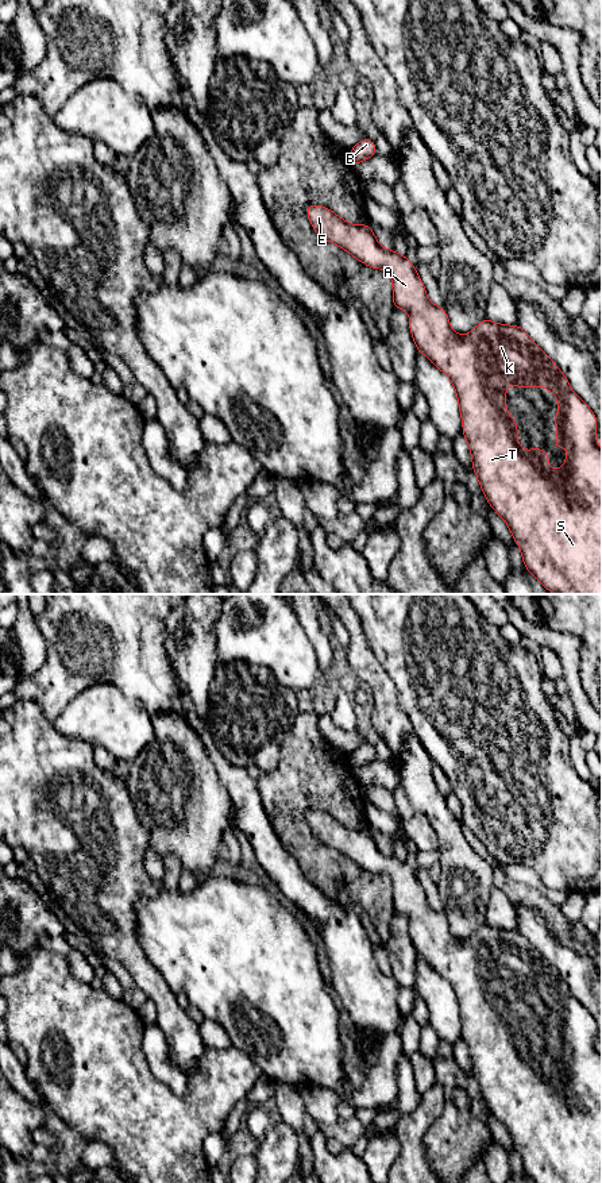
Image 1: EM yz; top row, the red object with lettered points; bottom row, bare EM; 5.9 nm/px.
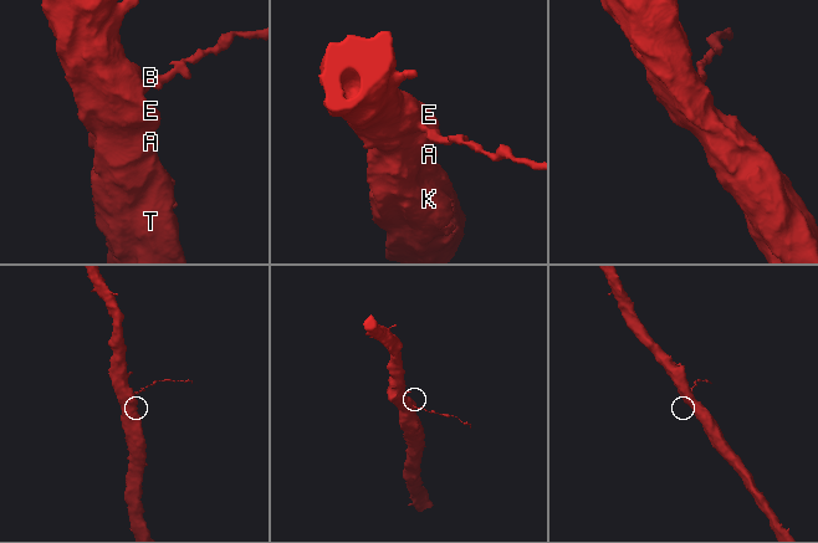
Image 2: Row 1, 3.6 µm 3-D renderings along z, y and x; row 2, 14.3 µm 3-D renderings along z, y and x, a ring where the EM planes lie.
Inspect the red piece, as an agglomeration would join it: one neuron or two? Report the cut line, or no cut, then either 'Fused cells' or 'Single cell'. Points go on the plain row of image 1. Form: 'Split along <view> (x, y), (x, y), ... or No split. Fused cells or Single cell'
Split along yz (350, 756), (357, 769). Fused cells

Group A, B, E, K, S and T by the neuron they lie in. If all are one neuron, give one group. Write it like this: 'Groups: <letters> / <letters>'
Groups: A E K S T / B

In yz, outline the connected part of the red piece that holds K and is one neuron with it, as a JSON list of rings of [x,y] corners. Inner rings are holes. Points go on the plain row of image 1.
[[[316,809],[306,812],[306,820],[320,843],[337,849],[373,874],[389,875],[393,887],[393,910],[408,916],[410,939],[417,956],[425,959],[454,989],[463,1026],[463,1040],[472,1060],[472,1075],[490,1111],[510,1133],[513,1144],[520,1151],[526,1175],[535,1183],[602,1183],[602,1055],[595,1048],[597,1022],[587,1009],[571,995],[567,982],[520,930],[502,930],[483,924],[467,941],[458,940],[449,930],[445,914],[429,906],[424,889],[410,866],[394,855],[383,853],[368,829],[352,831],[331,814]],[[508,990],[545,991],[559,1003],[560,1014],[553,1026],[559,1040],[553,1044],[557,1056],[562,1057],[562,1053],[568,1049],[571,1057],[566,1060],[566,1071],[559,1071],[556,1078],[549,1074],[547,1056],[533,1052],[525,1057],[517,1048],[516,1040],[520,1034],[505,1013]]]

